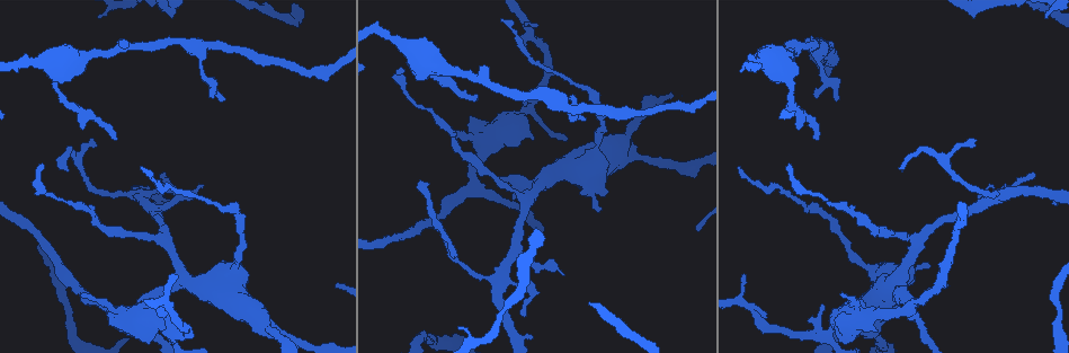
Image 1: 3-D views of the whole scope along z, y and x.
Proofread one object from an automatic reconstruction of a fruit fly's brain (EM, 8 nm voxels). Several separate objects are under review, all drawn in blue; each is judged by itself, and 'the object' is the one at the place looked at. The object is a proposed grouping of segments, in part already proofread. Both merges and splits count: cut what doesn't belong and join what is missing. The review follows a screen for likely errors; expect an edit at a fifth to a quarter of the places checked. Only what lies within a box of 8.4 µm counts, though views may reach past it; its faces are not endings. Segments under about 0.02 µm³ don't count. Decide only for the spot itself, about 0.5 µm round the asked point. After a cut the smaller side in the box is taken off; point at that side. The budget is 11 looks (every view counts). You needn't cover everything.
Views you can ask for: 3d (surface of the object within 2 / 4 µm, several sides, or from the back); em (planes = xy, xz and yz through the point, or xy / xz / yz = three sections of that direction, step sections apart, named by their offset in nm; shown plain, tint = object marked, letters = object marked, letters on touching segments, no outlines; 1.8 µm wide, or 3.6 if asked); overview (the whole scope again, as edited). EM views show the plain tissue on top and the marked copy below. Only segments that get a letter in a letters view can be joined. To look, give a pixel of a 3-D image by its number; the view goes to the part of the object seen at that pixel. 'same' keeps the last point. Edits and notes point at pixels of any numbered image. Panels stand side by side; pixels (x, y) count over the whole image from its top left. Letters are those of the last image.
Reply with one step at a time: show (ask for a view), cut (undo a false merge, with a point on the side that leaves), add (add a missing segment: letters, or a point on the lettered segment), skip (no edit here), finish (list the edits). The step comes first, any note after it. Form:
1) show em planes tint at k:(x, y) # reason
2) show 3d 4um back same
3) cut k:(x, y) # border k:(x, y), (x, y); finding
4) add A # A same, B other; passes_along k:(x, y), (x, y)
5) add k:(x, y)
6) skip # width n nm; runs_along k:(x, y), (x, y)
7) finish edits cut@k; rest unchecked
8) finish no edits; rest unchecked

show em planes letters at 1:(98, 17) # an open end

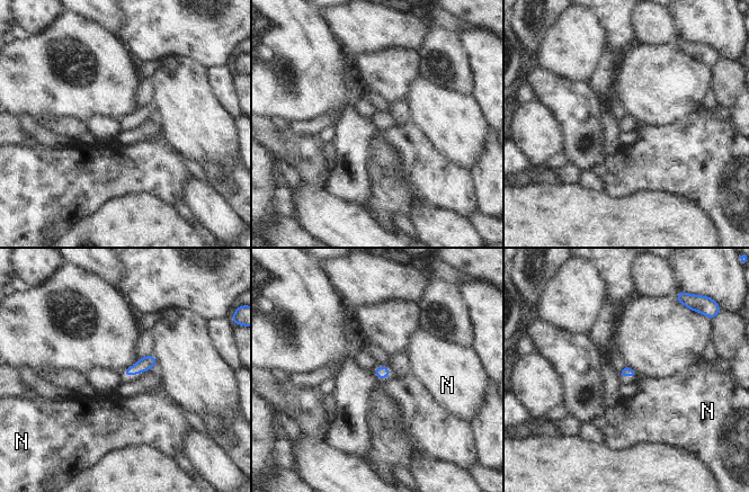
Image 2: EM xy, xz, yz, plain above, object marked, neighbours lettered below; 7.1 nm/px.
skip # N other; border 2:(151, 352), (155, 360), (154, 367); none of them fits

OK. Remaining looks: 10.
show em planes letters at 1:(94, 142) # branch stops here

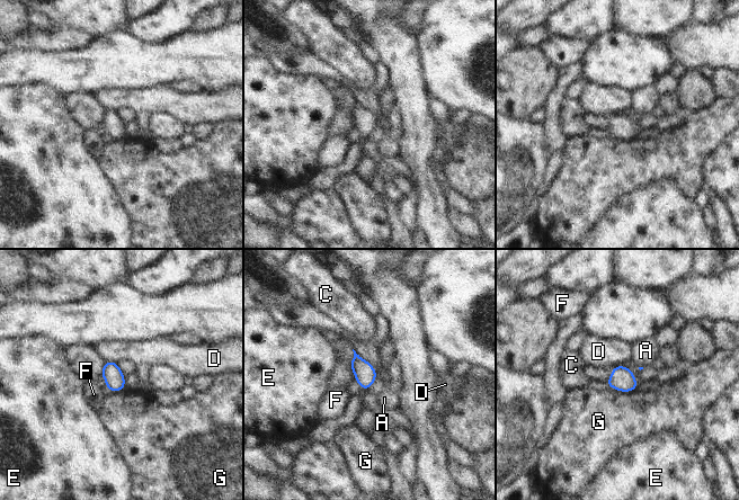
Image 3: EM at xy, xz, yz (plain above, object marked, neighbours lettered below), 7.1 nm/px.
skip # width 140 nm; A other, C other, D other, E other, F other, G other; border 3:(105, 360), (115, 362); no lettered segment goes on from it

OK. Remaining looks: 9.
show em 3.6um planes letters at 1:(57, 72) # two arms in line, one across

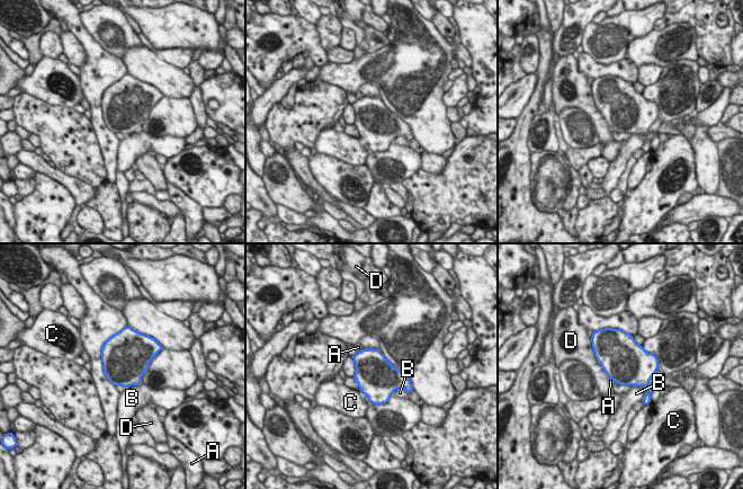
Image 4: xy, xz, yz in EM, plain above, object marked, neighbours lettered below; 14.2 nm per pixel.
skip # A other, B other, C other, D other; all the same cell

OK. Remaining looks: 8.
show 3d 4um at 1:(41, 165) # tapers out

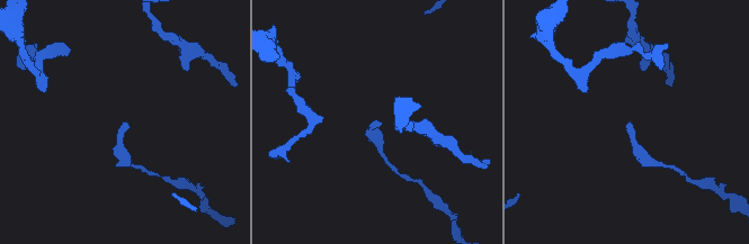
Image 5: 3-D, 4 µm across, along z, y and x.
show em planes tint at 5:(377, 122) # need the tissue

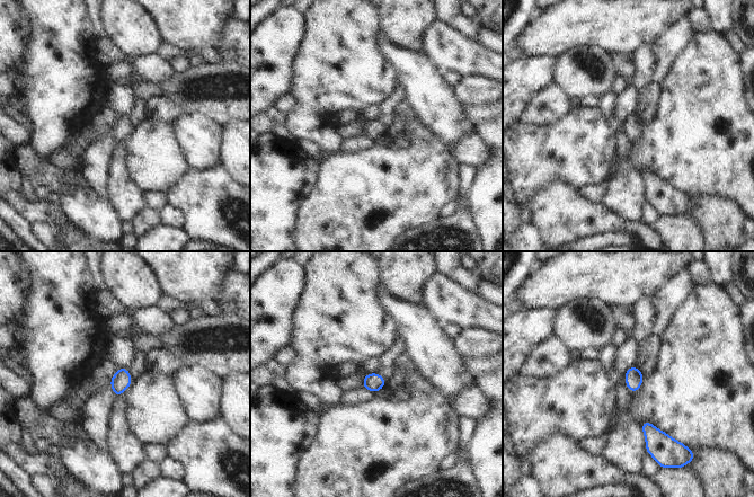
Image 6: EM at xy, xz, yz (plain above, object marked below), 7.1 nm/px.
show em planes letters same # what lies round it

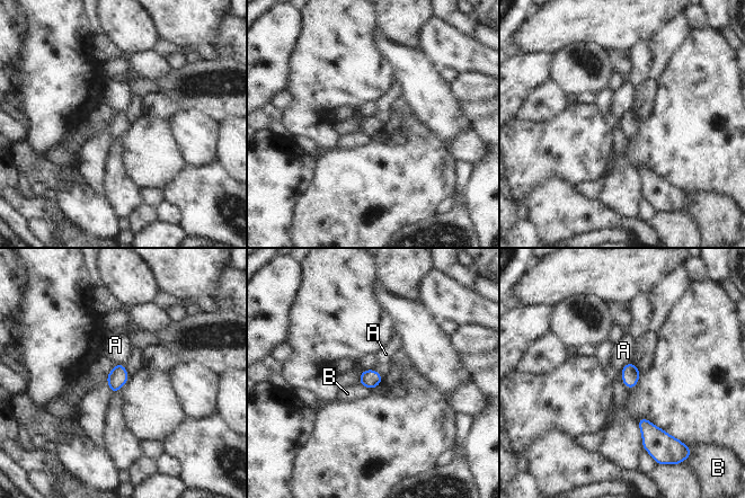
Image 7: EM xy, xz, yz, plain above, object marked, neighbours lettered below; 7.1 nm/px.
skip # longest_contact A 100 nm; A other, B other; border 7:(630, 362), (620, 371); none of them fits

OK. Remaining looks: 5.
finish no edits; rest unchecked

